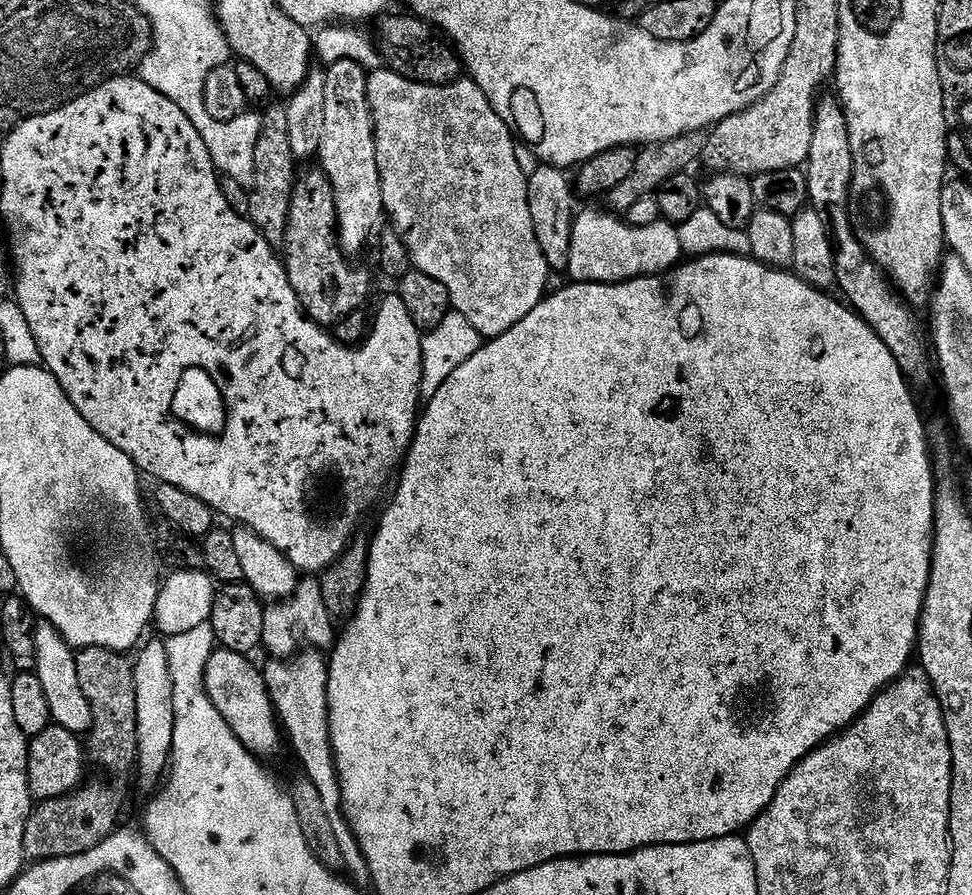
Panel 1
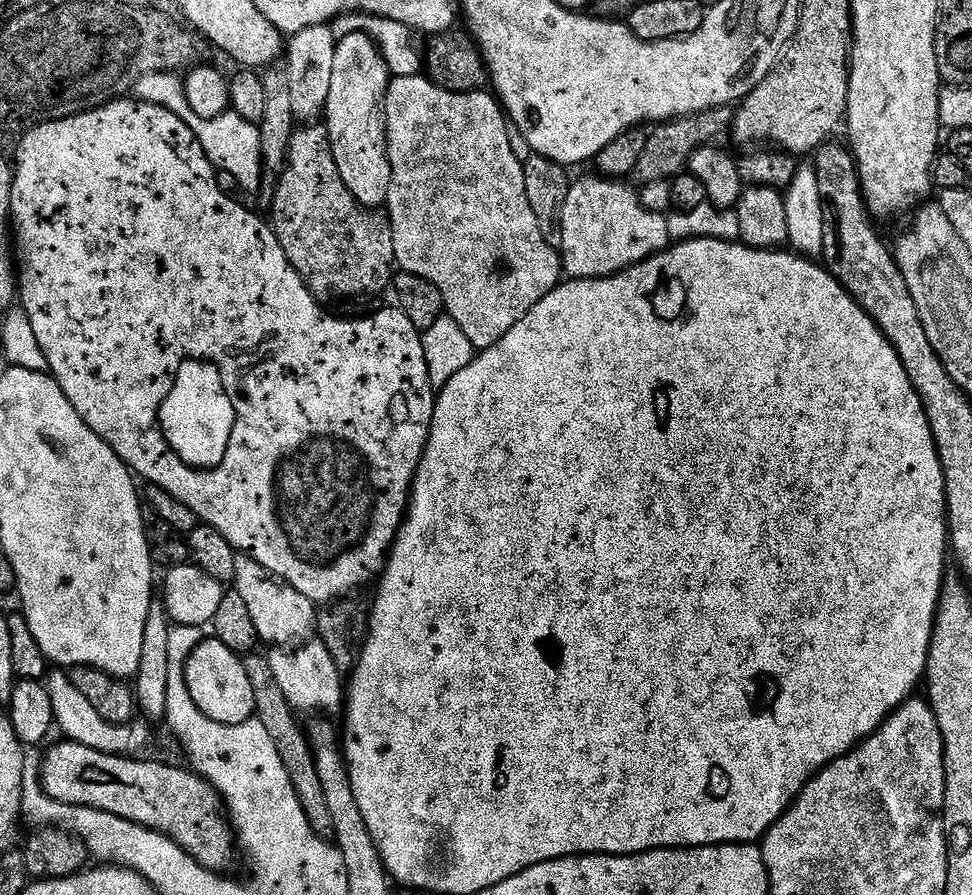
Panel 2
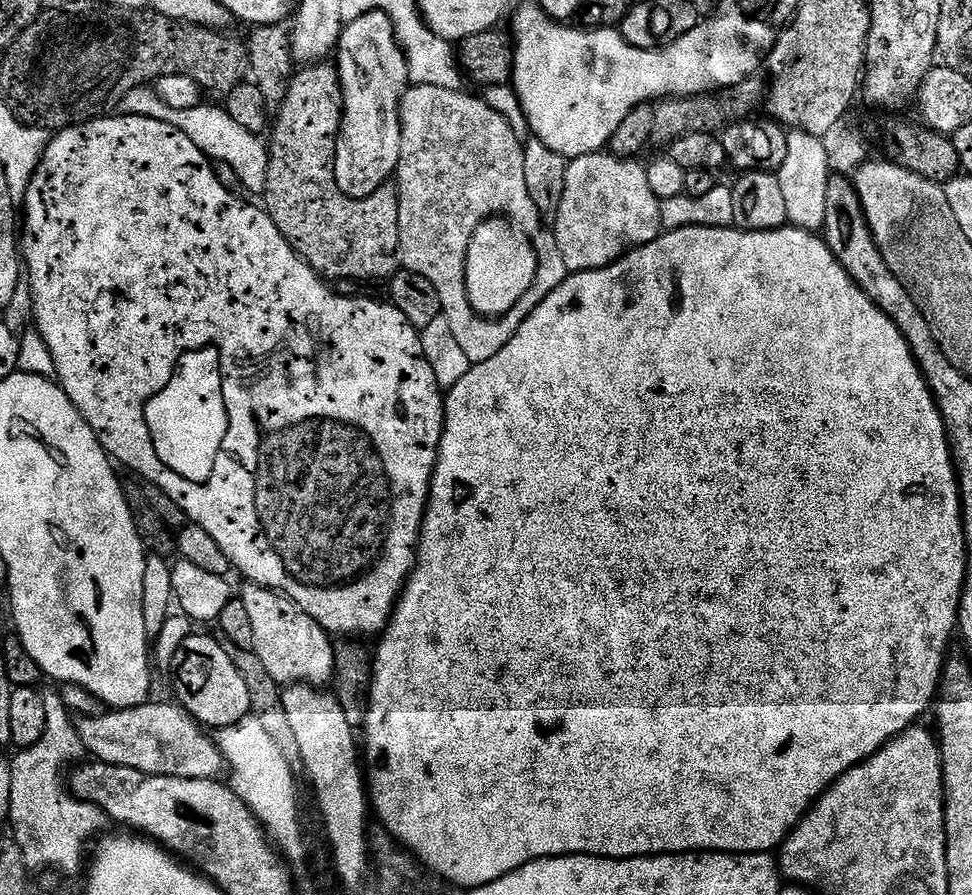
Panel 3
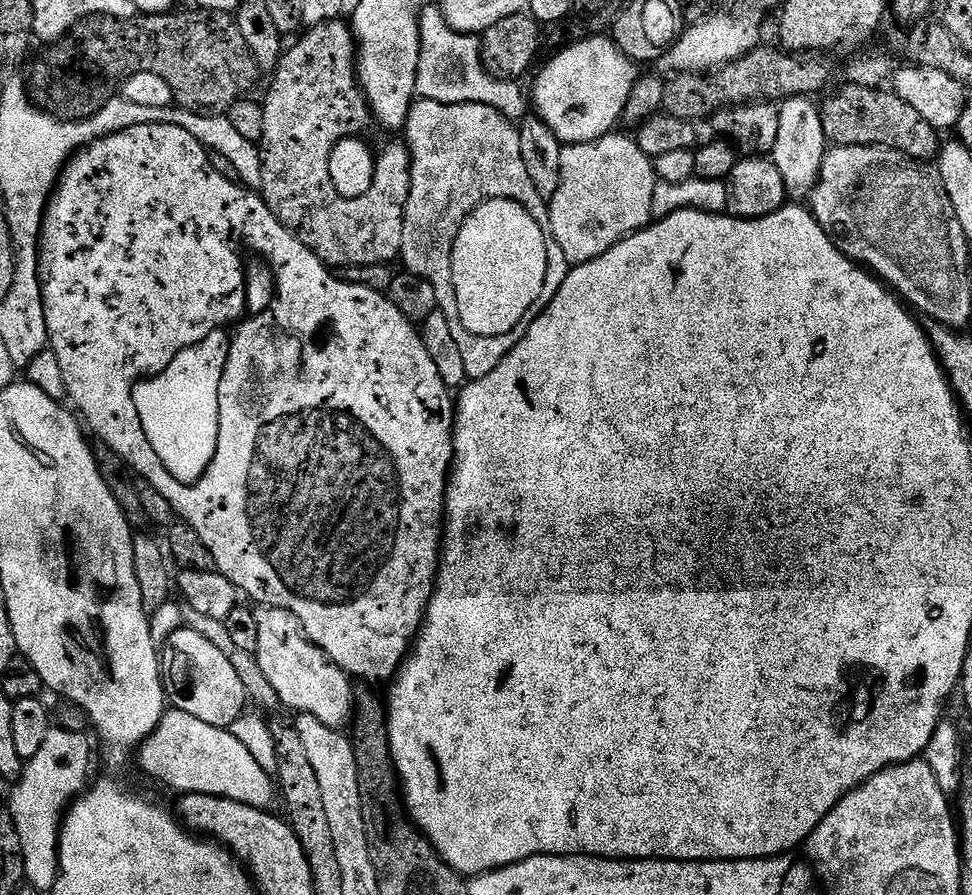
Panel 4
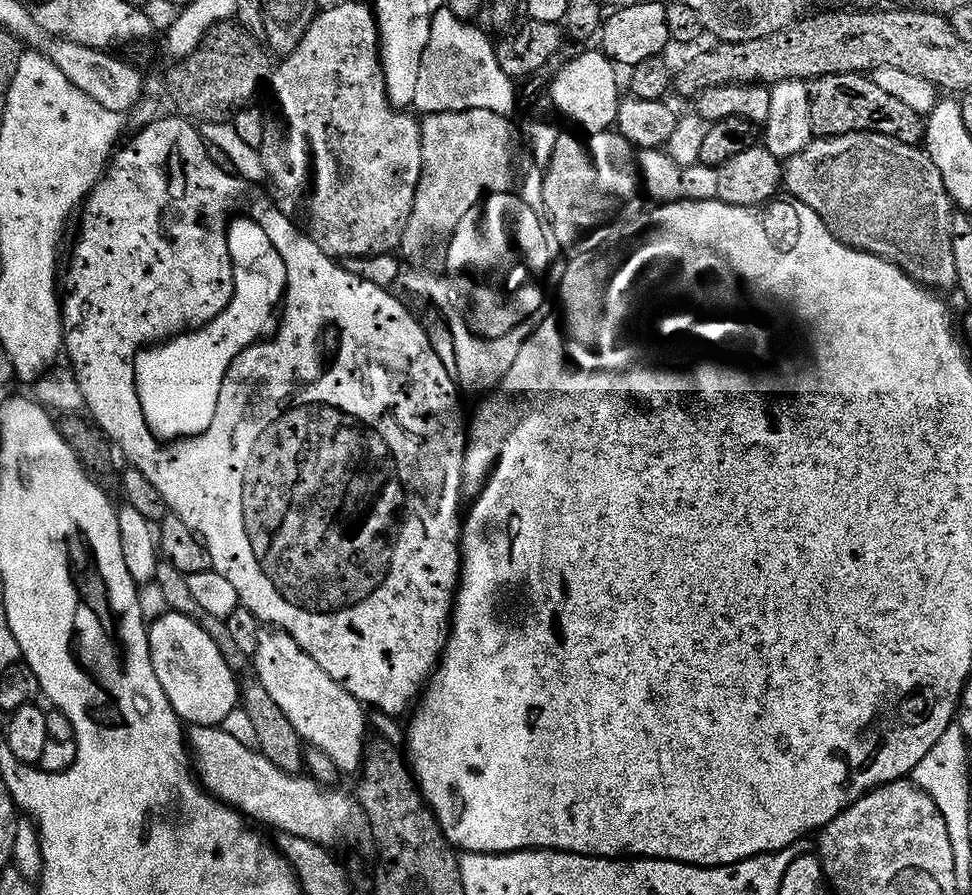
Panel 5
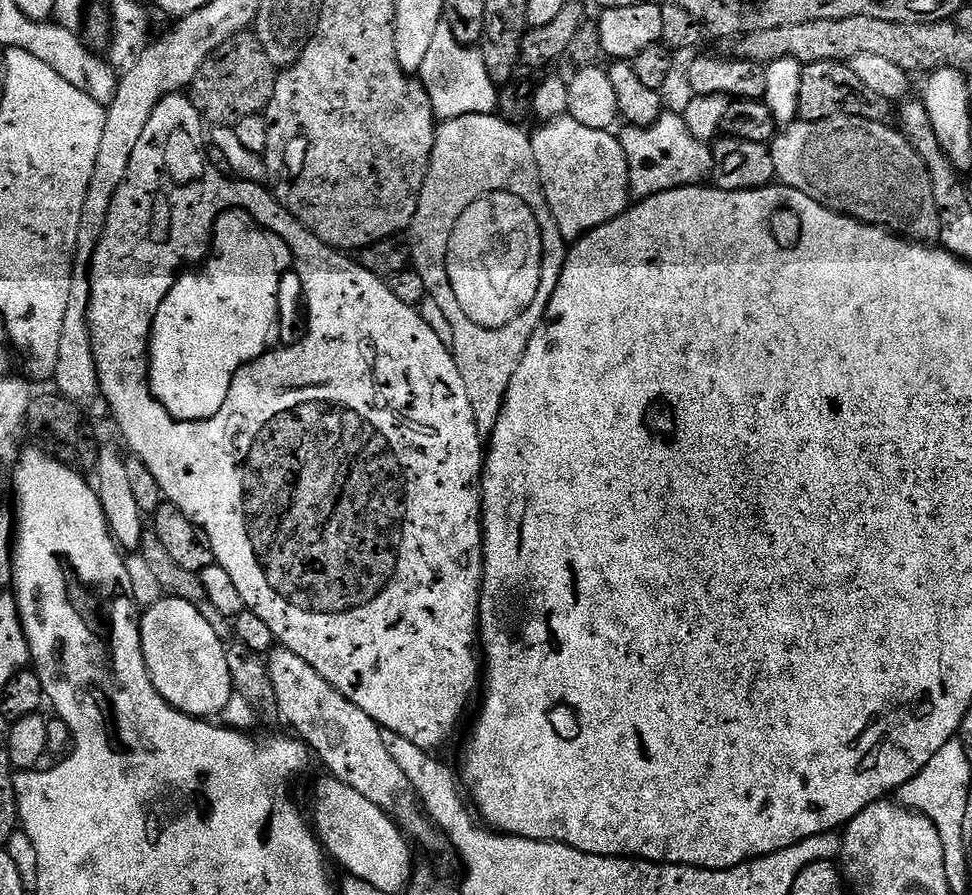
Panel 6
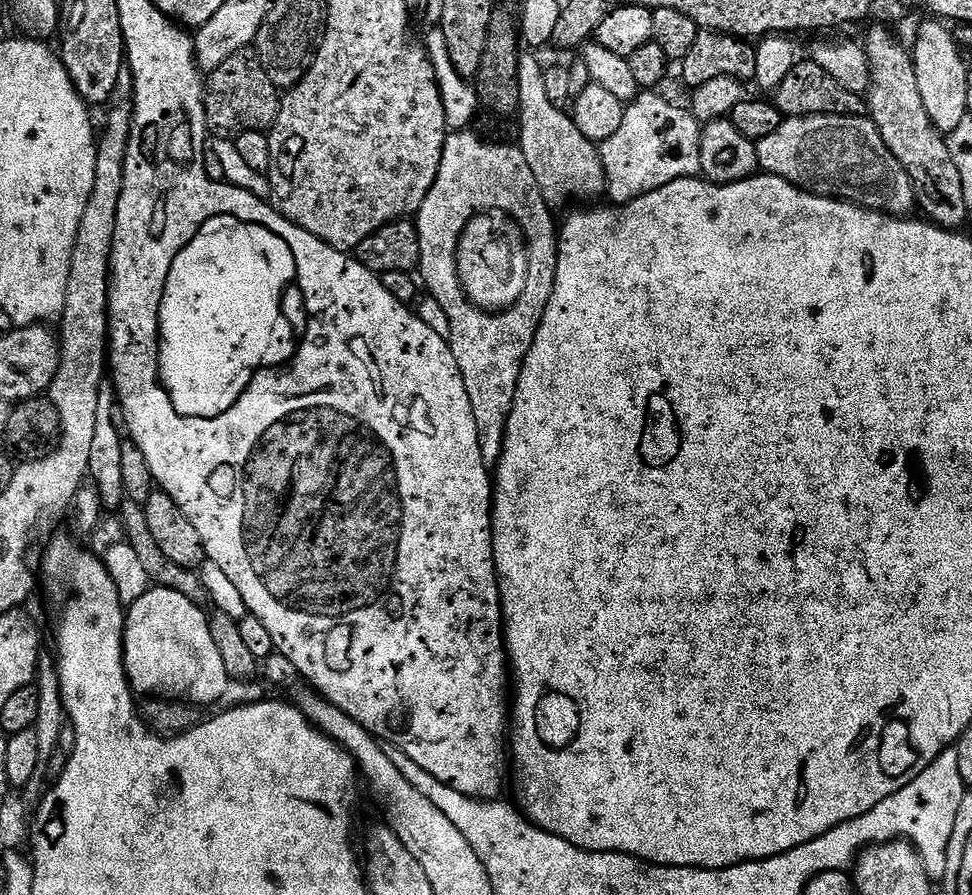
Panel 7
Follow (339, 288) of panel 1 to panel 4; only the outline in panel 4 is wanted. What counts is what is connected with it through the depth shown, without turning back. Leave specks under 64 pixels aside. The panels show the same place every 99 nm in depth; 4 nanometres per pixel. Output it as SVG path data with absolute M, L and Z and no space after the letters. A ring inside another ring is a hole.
M343 19L322 22L321 25L309 27L307 31L299 37L300 41L296 45L289 47L280 59L280 65L275 72L271 73L270 80L272 85L268 88L268 97L263 97L264 117L262 118L262 138L258 145L262 162L262 195L264 201L268 203L268 208L275 214L284 225L286 225L296 237L301 240L313 254L325 264L333 269L353 268L354 266L378 266L379 264L391 265L392 259L395 261L402 250L402 230L404 229L404 207L410 198L410 186L412 185L412 155L408 152L407 143L388 144L384 149L379 149L376 160L376 173L374 182L366 194L358 198L349 200L334 186L330 178L330 154L334 146L338 146L340 140L359 137L368 128L368 123L373 123L374 117L371 108L368 107L368 100L364 97L364 90L360 87L360 77L358 75L358 41L352 34L352 29Z

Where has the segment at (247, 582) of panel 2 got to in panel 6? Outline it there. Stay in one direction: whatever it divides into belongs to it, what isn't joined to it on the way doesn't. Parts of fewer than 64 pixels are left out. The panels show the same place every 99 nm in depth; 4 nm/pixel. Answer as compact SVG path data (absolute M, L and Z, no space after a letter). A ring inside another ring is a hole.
M273 647L267 653L266 663L277 695L281 721L288 723L293 728L291 731L308 745L311 755L315 759L317 756L328 767L327 775L350 786L350 790L358 790L362 798L370 798L374 806L387 812L400 825L411 841L417 841L430 850L444 846L443 837L423 813L417 794L410 786L410 778L398 770L398 762L390 758L390 750L386 750L382 743L380 725L334 690L334 686L330 686L314 666L310 666L310 662L302 662L302 658L290 649Z

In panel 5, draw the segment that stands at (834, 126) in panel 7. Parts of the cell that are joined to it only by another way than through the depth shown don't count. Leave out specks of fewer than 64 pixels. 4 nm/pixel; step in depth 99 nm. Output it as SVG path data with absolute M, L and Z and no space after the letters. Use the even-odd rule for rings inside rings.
M855 132L813 139L796 156L787 160L783 187L787 195L810 206L822 222L849 248L869 252L897 264L911 280L926 288L956 288L952 213L954 205L942 182L942 170L934 166L923 147L886 138L886 134Z

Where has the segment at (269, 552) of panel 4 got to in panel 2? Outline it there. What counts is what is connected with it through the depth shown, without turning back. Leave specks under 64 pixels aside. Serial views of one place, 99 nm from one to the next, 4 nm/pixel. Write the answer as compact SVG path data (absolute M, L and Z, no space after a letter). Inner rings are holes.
M135 98L110 100L101 108L91 108L88 112L80 112L70 118L38 124L34 128L27 129L19 137L19 140L20 149L16 152L16 160L14 156L12 173L12 218L10 221L10 232L14 237L14 256L19 263L20 260L24 263L18 268L18 300L24 313L30 318L30 326L34 326L38 346L42 346L42 354L46 354L48 372L52 379L58 382L62 394L66 394L66 398L70 398L70 406L74 406L74 410L78 410L82 422L86 422L86 426L90 426L90 430L94 430L94 434L98 434L98 438L105 440L116 451L121 462L128 465L139 479L141 476L142 479L149 480L147 482L149 485L166 490L174 498L178 498L178 502L190 506L190 510L194 510L199 523L208 524L214 530L218 530L218 534L222 534L222 538L226 538L226 542L230 542L232 548L254 558L262 566L266 566L266 570L271 576L279 576L284 583L294 586L294 590L298 590L298 594L306 594L306 598L310 598L313 604L325 606L333 601L359 593L359 588L363 584L370 583L372 576L373 580L379 577L383 573L385 564L388 563L388 553L392 551L392 543L396 541L396 536L400 533L400 526L408 511L412 483L424 457L426 442L430 438L430 426L434 418L437 393L428 377L424 346L423 343L418 342L418 329L414 326L414 322L410 322L404 311L398 306L384 308L380 313L374 313L373 320L343 320L340 316L331 316L330 313L324 312L323 306L320 305L323 303L313 296L312 291L305 286L304 279L298 274L298 270L294 270L294 266L290 266L290 262L286 258L286 250L282 250L282 246L278 246L278 238L272 232L271 223L265 217L263 220L262 217L255 216L250 209L243 208L240 200L231 200L222 191L216 181L217 171L208 161L208 156L202 150L194 130L190 130L190 126L186 126L186 122L182 122L182 118L178 118L178 114L174 114L162 106L154 106L150 102ZM184 356L208 356L208 360L216 360L216 364L220 364L220 380L224 380L224 384L220 384L220 396L216 396L216 404L228 404L228 396L232 396L232 408L212 408L212 412L208 412L208 408L204 408L204 404L200 404L200 412L204 412L204 416L208 416L208 424L204 424L204 420L200 420L200 424L180 424L180 400L176 400L176 364L180 364L180 360L184 360Z

